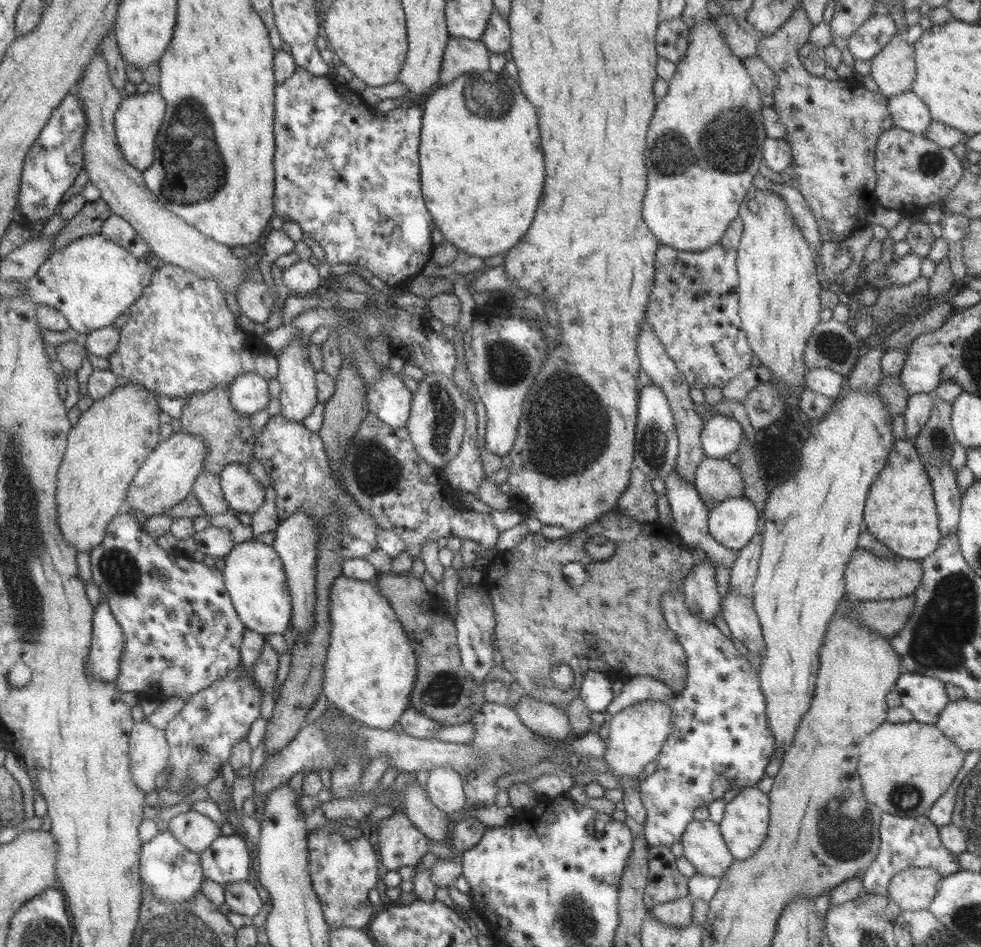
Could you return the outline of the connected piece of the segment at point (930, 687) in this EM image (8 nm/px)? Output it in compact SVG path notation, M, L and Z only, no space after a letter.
M903 671L893 690L899 695L901 706L912 714L913 721L934 725L949 701L945 685L938 678Z

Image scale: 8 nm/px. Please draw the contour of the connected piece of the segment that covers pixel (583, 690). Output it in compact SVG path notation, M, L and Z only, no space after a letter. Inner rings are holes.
M586 670L576 695L581 698L586 709L592 712L605 713L607 705L613 699L611 678L604 672Z

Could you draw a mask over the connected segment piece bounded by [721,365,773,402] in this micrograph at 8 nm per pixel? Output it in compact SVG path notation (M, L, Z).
M749 366L743 372L737 374L733 379L728 380L725 386L721 387L722 398L742 402L747 393L759 382L766 384L772 382L773 378L767 368L763 366Z

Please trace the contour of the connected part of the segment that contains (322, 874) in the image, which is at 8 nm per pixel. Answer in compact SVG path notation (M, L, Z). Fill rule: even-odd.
M327 820L326 825L310 829L311 832L307 834L307 868L312 887L329 930L345 926L361 929L373 916L373 907L367 899L367 892L375 888L379 878L377 854L371 848L367 837L362 836L353 840L341 838L341 834L331 832L332 828L343 829L343 823Z

